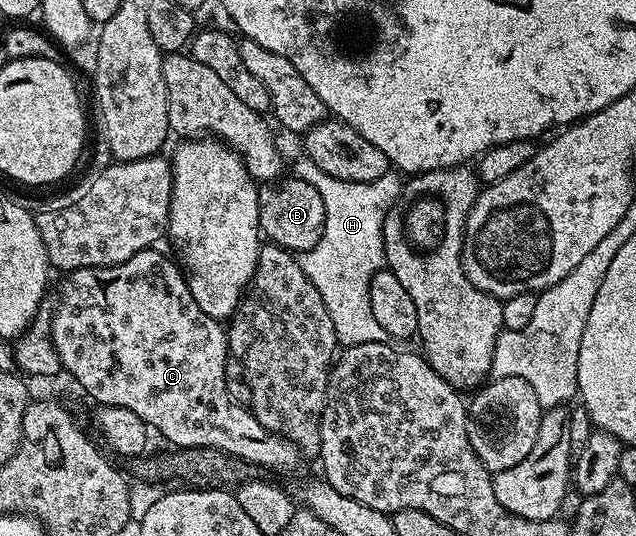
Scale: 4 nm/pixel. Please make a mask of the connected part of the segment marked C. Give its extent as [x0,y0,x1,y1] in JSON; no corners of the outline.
[50,249,304,471]

